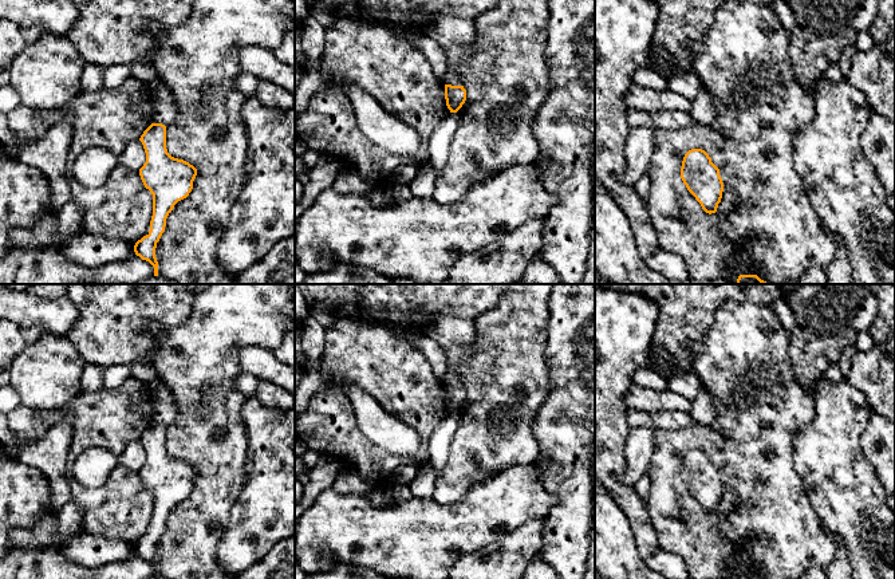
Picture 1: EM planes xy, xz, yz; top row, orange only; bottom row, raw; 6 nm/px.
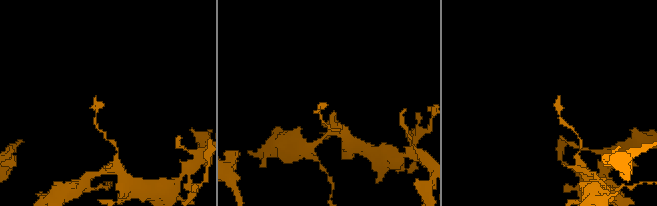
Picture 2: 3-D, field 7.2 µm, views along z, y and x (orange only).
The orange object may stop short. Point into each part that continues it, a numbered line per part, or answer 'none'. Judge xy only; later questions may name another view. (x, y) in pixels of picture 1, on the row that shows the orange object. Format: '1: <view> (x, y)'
none

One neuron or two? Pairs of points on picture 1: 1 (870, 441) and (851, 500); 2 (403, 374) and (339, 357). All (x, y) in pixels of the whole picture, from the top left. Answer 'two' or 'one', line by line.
1: two
2: one

